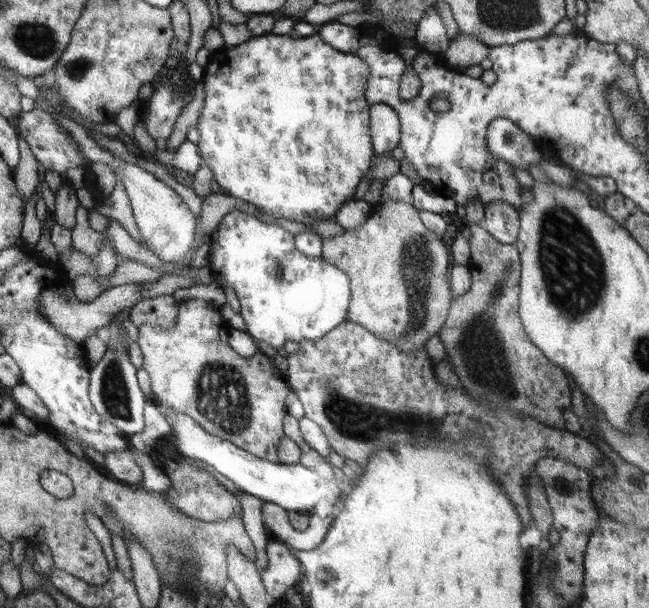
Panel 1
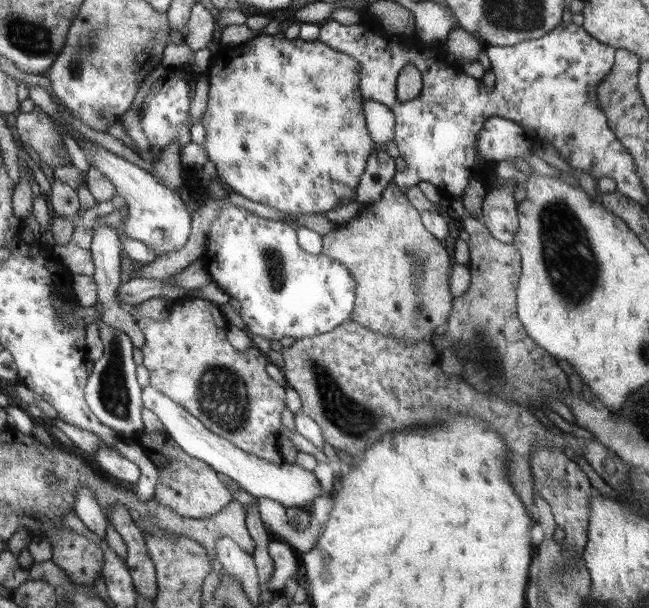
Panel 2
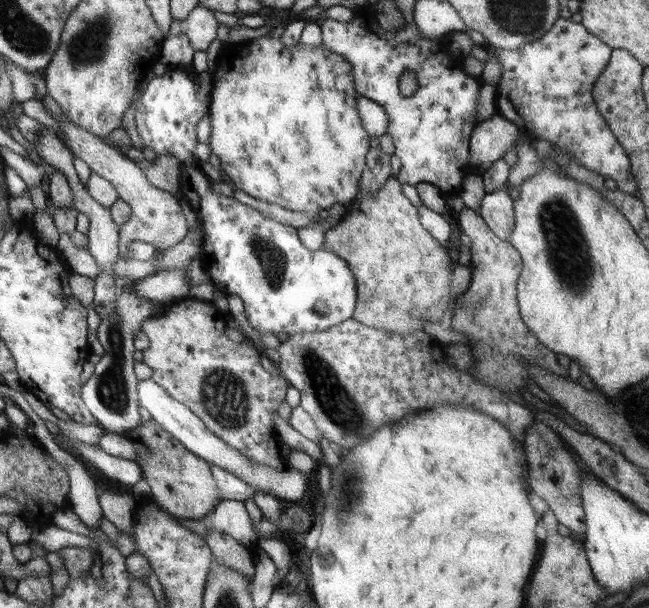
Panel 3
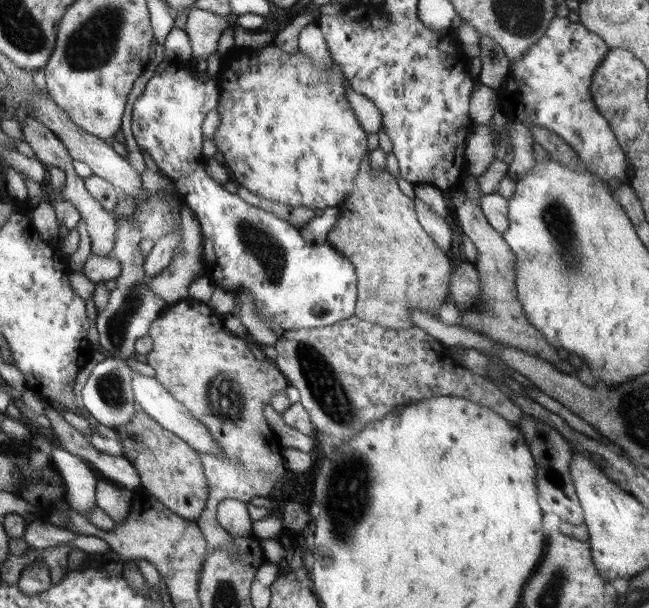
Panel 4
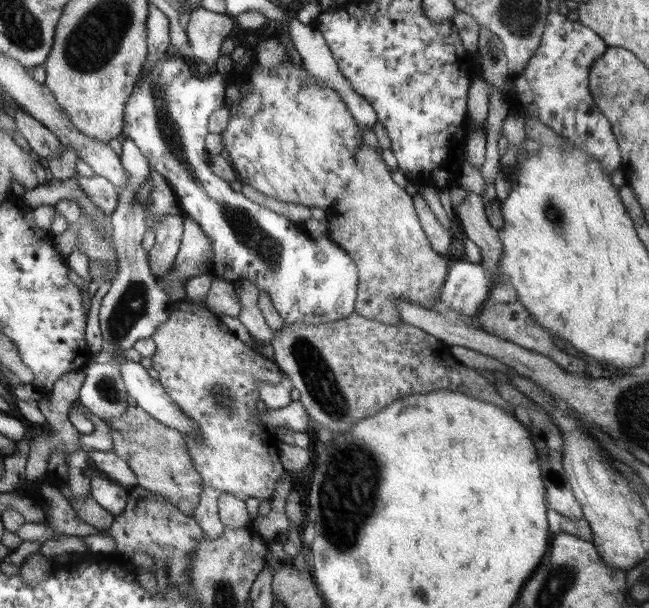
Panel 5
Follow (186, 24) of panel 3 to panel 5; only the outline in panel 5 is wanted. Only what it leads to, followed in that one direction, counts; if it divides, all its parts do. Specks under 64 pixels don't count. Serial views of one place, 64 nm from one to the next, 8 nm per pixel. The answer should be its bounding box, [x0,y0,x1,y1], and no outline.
[185,8,235,70]

